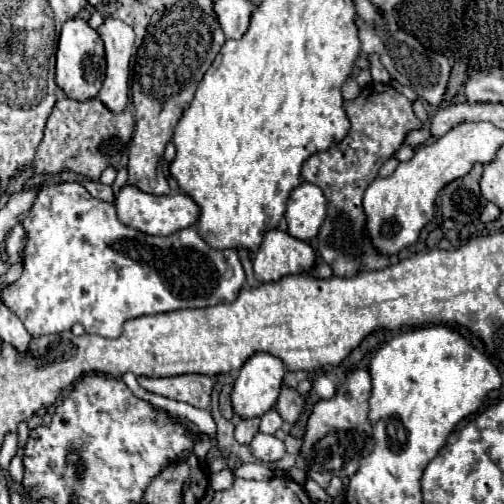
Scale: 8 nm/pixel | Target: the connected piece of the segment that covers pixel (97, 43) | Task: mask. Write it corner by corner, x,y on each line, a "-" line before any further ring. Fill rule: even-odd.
71,18
63,24
57,44
57,86
73,100
87,100
95,98
103,86
105,78
105,46
97,30
93,30
87,20

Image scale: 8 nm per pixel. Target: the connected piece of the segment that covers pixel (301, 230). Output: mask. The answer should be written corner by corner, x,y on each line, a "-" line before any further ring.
303,182
299,184
287,202
287,212
285,212
285,220
287,220
287,234
309,242
317,236
323,218
325,218
325,198
323,192
319,190
319,186

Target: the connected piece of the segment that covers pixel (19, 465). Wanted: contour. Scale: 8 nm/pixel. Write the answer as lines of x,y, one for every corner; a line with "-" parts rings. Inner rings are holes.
15,456
13,460
11,460
11,464
9,464
9,476
17,482
17,484
21,484
23,482
23,476
25,476
25,468
23,468
23,460
19,458
19,456

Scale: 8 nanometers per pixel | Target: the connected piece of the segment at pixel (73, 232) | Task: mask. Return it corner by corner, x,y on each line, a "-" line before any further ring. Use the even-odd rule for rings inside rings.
79,182
43,186
23,228
27,232
23,252
27,254
27,268
23,256
23,274
3,292
3,302
7,302
7,308
21,318
33,338
71,330
77,322
83,324
87,334
117,338
123,322
129,318
235,302
245,284
245,272
235,250
209,248
195,232
195,226
171,236
151,236
127,228
117,220
113,204
93,198

